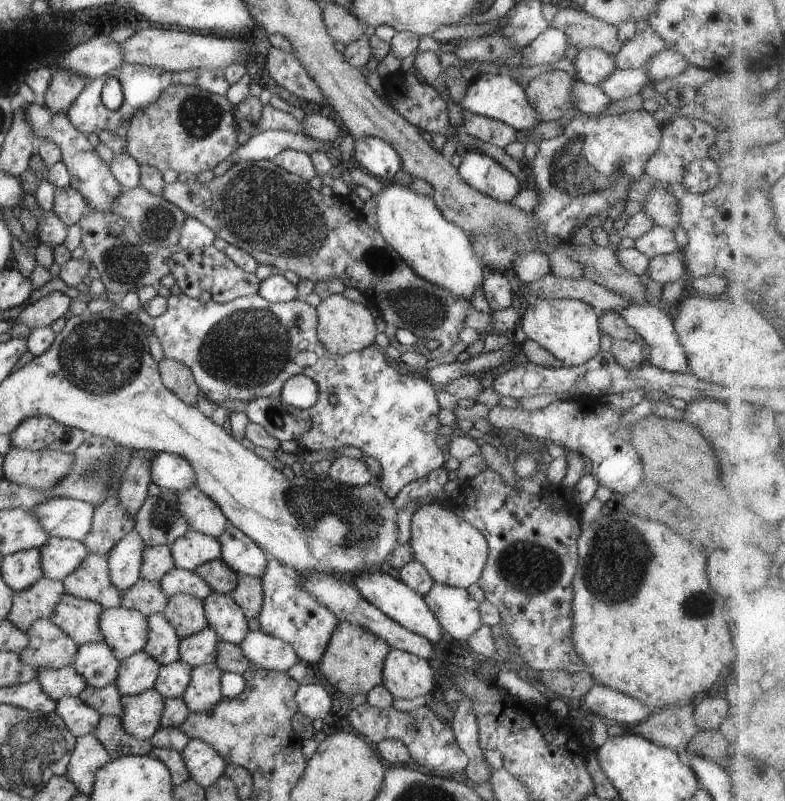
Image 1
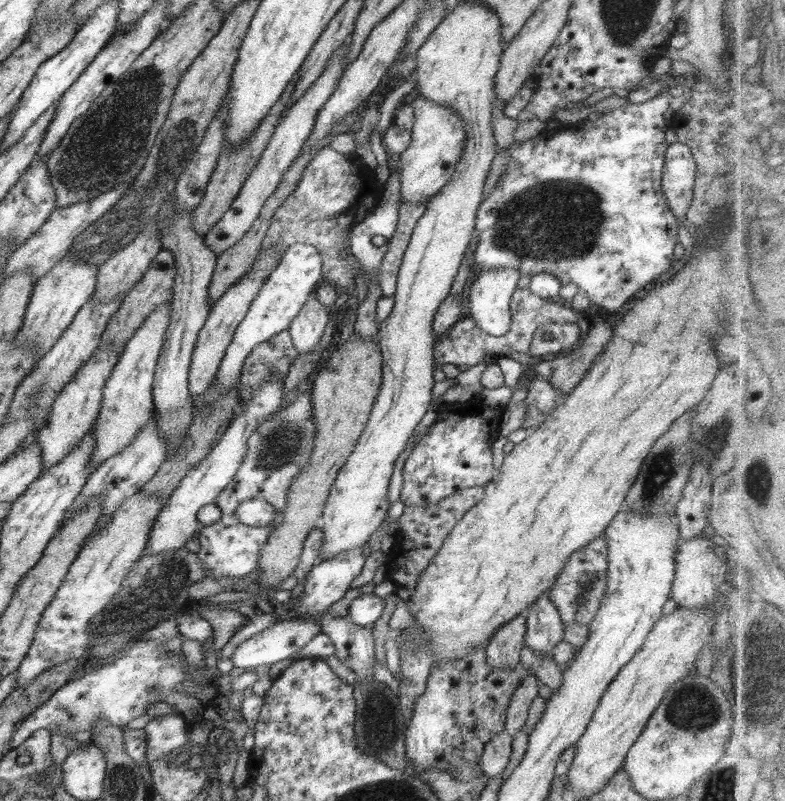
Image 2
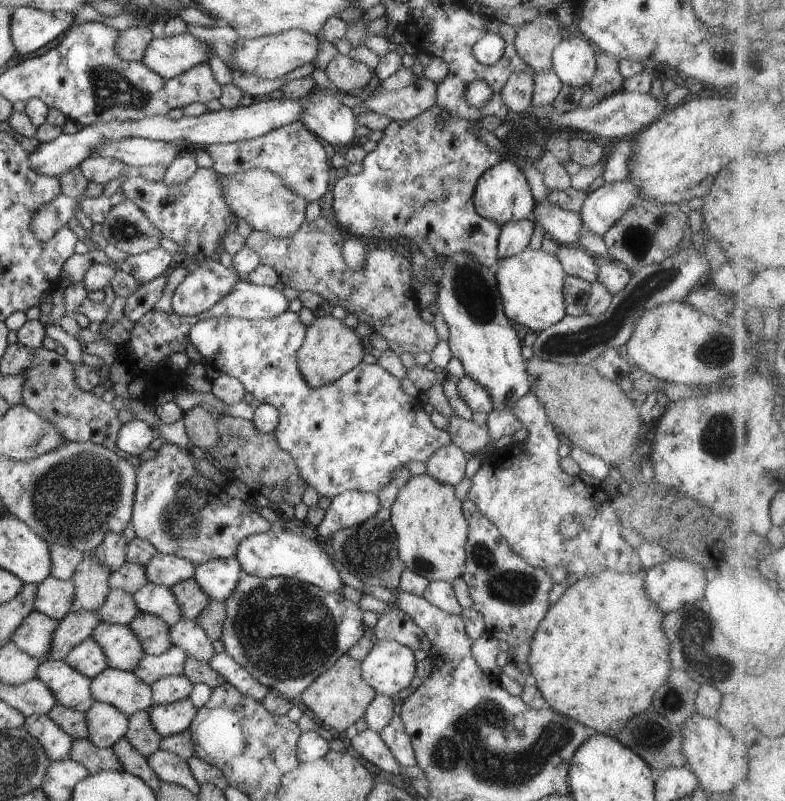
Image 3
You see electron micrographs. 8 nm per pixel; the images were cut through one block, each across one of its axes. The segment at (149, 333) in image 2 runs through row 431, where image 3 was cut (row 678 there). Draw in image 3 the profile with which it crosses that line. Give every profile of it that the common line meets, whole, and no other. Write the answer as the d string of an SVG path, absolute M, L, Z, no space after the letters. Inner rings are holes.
M106 667L91 680L90 690L95 701L114 706L126 716L148 711L154 705L151 686L132 671Z

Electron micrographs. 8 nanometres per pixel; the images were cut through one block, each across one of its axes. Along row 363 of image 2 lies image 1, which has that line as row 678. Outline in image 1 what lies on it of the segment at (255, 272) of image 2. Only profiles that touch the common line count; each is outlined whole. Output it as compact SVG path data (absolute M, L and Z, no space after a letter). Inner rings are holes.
M216 663L198 665L192 669L190 684L181 696L191 713L209 711L223 699L220 692L222 673Z

